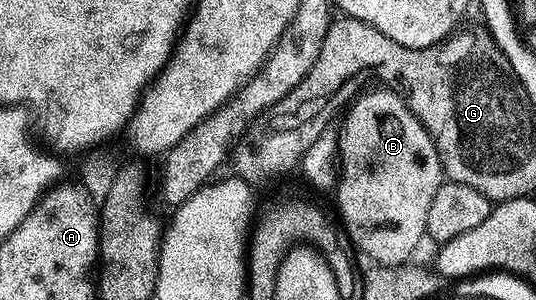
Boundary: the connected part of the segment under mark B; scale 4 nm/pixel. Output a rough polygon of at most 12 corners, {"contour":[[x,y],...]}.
{"contour":[[397,93],[339,128],[343,232],[372,263],[411,262],[446,178]]}

